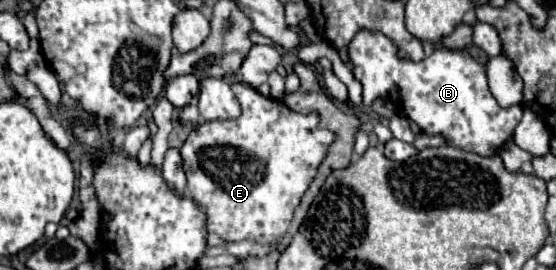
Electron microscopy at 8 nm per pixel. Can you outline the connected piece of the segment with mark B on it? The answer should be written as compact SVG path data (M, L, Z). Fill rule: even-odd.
M360 30L348 44L348 60L352 62L352 74L362 84L362 102L368 106L376 98L390 98L392 90L398 88L400 104L404 110L404 116L414 120L424 134L428 136L442 136L448 146L456 146L464 152L474 152L480 156L494 156L500 152L500 148L512 138L514 128L518 126L522 118L522 106L510 106L502 108L490 94L486 84L486 70L484 66L474 60L466 50L452 50L446 46L436 48L430 56L426 56L420 62L414 62L410 58L398 56L398 46L384 36L382 32L374 30Z

